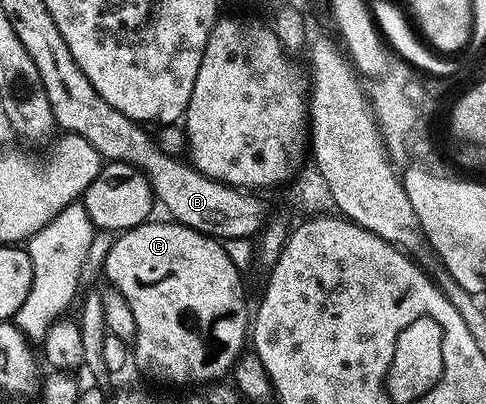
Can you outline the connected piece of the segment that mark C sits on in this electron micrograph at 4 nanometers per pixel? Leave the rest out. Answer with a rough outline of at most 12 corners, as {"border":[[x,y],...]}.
{"border":[[172,220],[118,233],[103,267],[137,362],[179,360],[179,316],[217,346],[251,324],[218,239]]}

